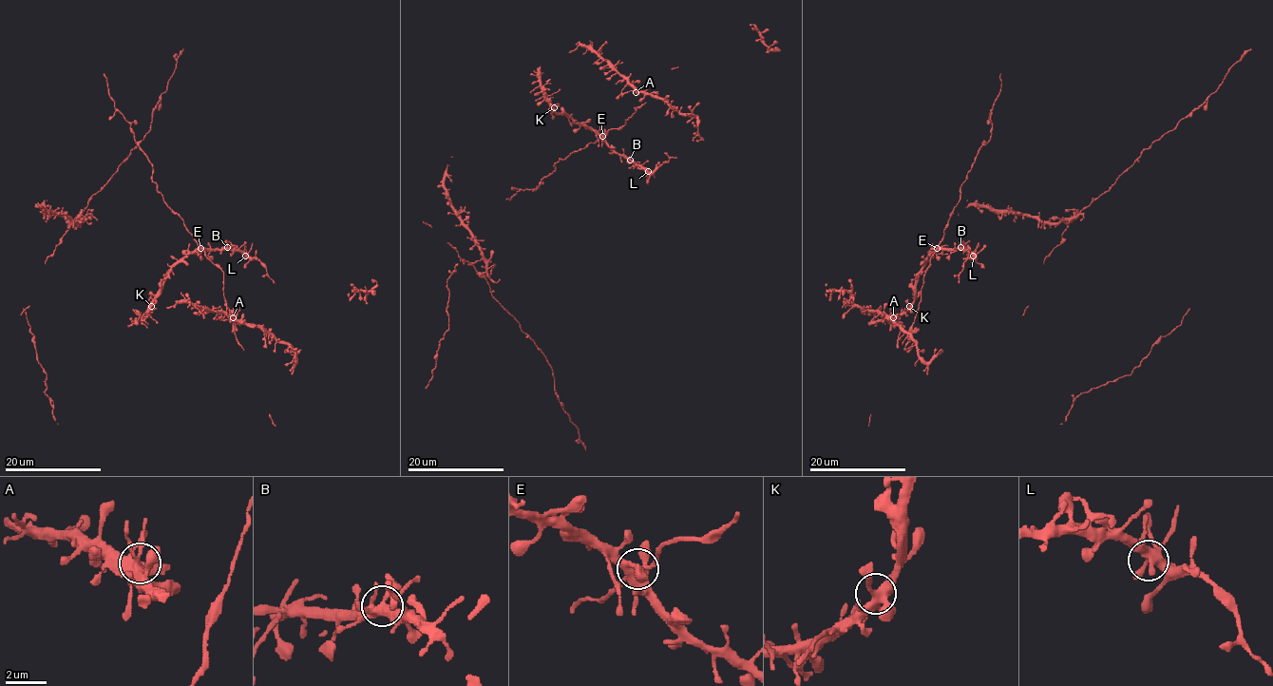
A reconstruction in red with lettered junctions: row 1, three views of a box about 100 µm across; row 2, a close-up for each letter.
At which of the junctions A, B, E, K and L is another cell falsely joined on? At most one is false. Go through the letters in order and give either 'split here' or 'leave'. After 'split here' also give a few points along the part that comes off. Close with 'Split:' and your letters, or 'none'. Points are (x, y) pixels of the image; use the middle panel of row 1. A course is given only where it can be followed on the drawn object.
A: leave
B: leave
E: leave
K: leave
L: leave
Split: none

